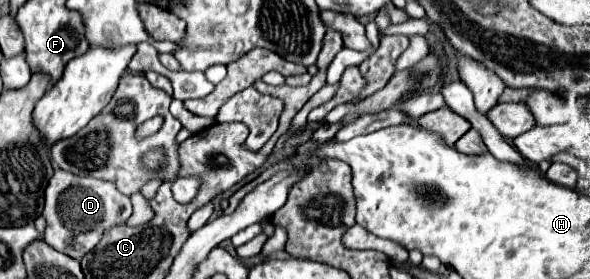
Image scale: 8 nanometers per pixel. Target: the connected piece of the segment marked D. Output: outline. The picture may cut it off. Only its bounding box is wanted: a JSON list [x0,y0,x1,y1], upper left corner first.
[43,169,131,261]

